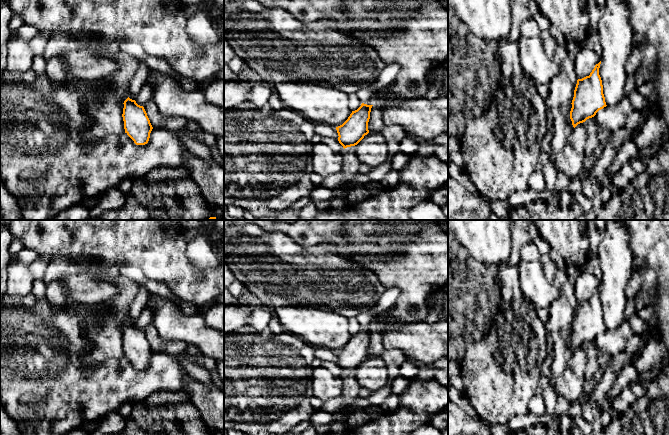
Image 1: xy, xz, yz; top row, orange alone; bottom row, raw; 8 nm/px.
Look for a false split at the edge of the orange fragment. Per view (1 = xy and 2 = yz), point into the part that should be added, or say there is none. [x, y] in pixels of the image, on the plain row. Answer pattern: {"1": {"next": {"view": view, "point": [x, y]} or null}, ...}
{"1": {"next": null}, "2": {"next": null}}

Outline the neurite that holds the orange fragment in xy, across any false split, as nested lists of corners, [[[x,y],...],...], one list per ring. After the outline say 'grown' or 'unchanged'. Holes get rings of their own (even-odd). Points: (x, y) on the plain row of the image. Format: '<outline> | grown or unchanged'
[[[129,321],[123,328],[122,341],[125,357],[136,369],[147,368],[153,351],[144,331],[138,329],[135,324],[132,324]]] | unchanged

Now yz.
[[[601,285],[595,289],[589,300],[577,304],[570,335],[570,343],[574,352],[594,341],[599,334],[607,330],[599,299],[600,288]]] | unchanged

